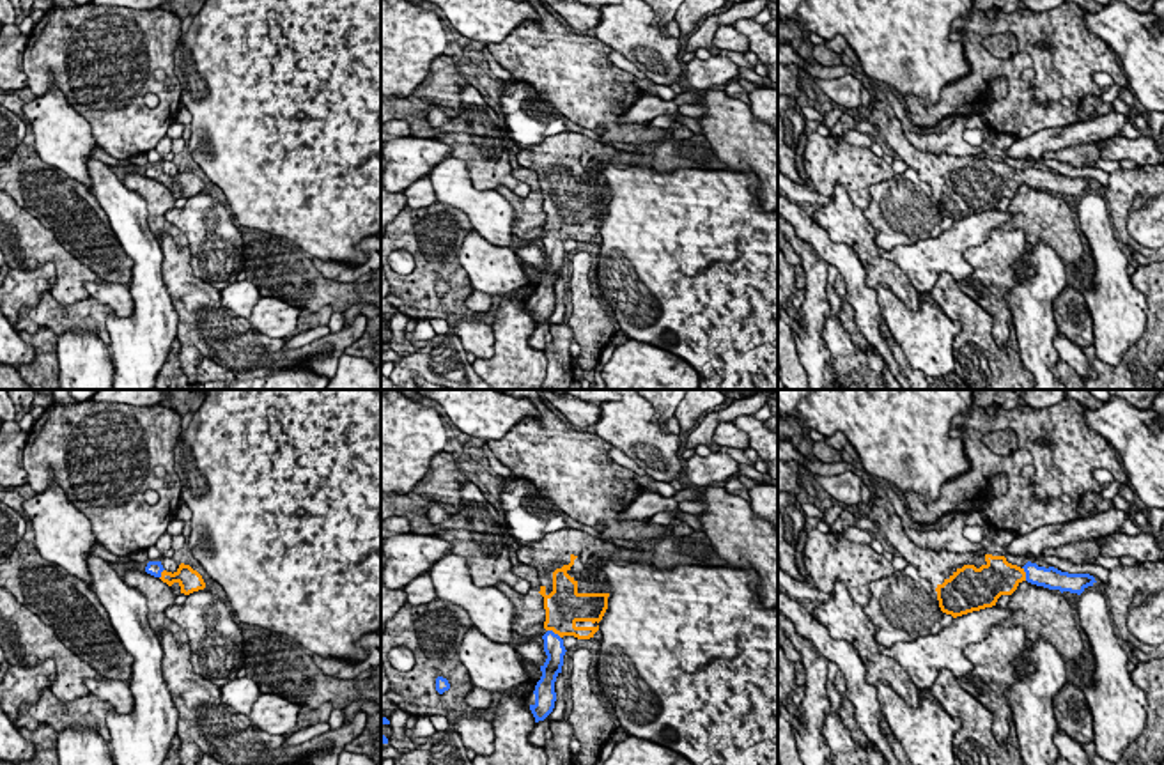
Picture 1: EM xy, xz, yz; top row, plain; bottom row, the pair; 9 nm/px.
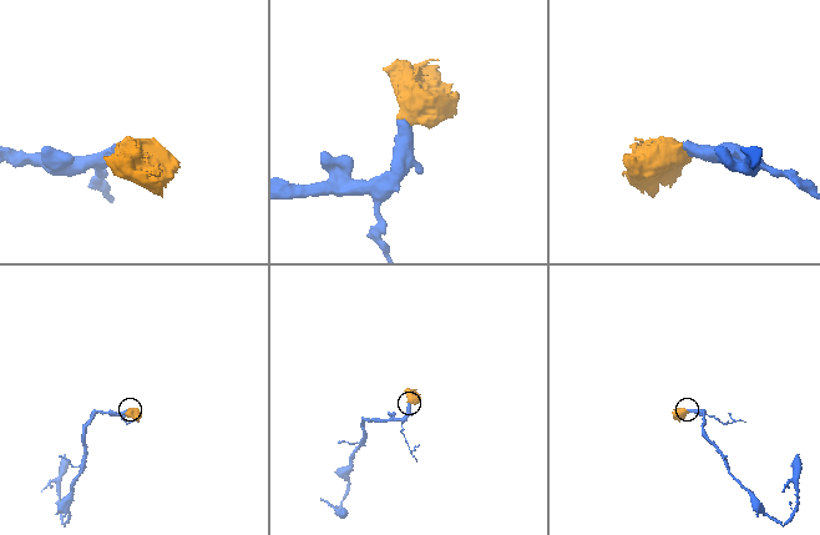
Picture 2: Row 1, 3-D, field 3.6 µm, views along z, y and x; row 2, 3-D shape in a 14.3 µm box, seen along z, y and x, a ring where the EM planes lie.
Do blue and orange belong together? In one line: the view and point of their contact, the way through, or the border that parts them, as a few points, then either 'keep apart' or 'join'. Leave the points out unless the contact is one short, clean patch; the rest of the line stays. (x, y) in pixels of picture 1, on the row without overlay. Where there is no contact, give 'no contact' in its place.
contact xz (553, 236); way xz (553, 248), (553, 236), (564, 211); join

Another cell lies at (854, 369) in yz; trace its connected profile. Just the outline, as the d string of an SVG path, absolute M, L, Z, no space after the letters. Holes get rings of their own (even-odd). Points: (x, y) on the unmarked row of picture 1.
M829 315L826 319L822 338L829 349L834 377L842 390L886 390L882 354L875 347L861 351L854 345L838 317Z

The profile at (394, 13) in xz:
M381 0L381 101L409 96L448 46L445 23L407 0Z

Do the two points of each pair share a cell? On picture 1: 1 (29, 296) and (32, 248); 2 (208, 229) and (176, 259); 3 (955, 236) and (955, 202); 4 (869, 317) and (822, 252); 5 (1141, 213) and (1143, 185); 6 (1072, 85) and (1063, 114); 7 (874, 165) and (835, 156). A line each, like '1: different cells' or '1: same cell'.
1: different cells
2: different cells
3: different cells
4: same cell
5: different cells
6: same cell
7: same cell

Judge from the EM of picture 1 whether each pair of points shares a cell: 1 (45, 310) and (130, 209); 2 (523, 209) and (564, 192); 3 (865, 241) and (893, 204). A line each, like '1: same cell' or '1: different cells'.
1: different cells
2: different cells
3: different cells

